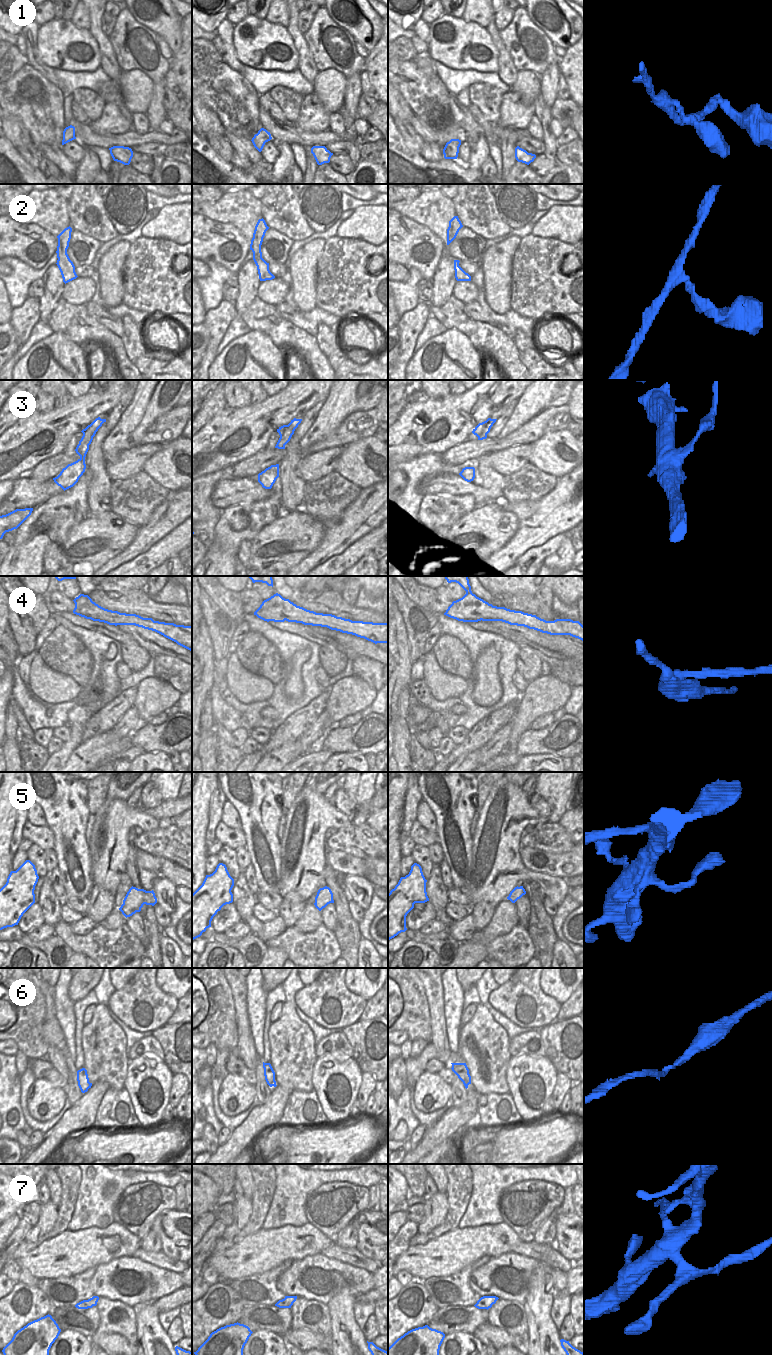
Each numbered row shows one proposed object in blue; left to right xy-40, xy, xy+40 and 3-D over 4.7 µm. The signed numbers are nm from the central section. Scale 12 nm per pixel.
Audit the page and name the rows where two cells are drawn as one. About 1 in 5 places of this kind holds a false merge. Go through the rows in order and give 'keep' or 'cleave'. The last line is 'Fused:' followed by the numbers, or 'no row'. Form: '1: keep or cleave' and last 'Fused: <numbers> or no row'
1: keep
2: keep
3: cleave
4: cleave
5: keep
6: keep
7: cleave
Fused: 3, 4, 7

